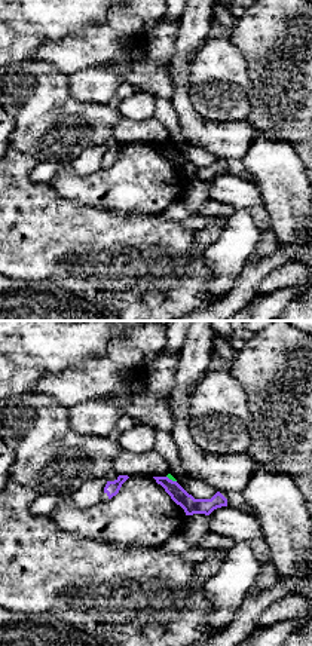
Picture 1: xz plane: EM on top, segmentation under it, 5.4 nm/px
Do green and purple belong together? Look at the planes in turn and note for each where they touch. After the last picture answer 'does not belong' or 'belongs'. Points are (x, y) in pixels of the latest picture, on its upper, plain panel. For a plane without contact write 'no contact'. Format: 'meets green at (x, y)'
meets green at (171, 146)

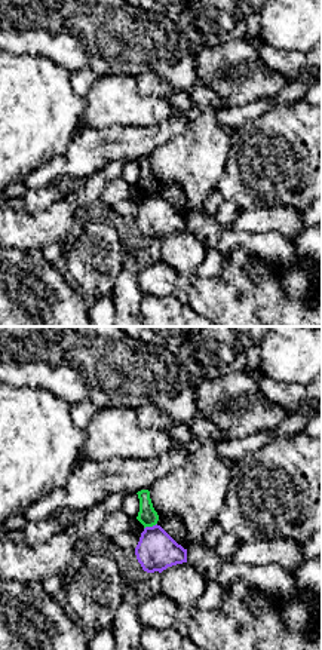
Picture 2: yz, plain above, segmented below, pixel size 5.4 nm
meets green at (150, 193)

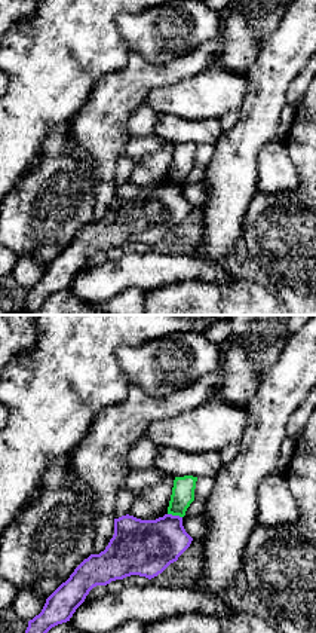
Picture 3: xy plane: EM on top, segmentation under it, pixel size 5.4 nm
meets green at (175, 182)

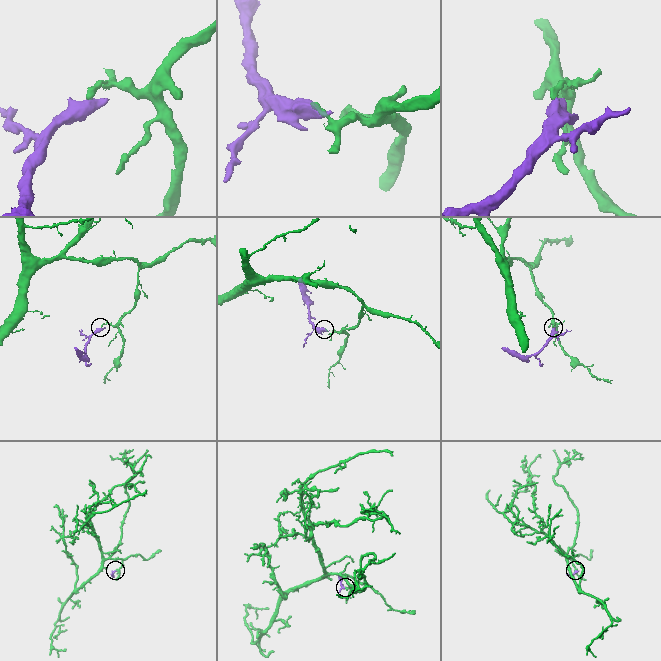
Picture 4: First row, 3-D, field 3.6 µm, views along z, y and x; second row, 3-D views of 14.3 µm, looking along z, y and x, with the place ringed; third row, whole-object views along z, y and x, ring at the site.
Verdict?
does not belong

